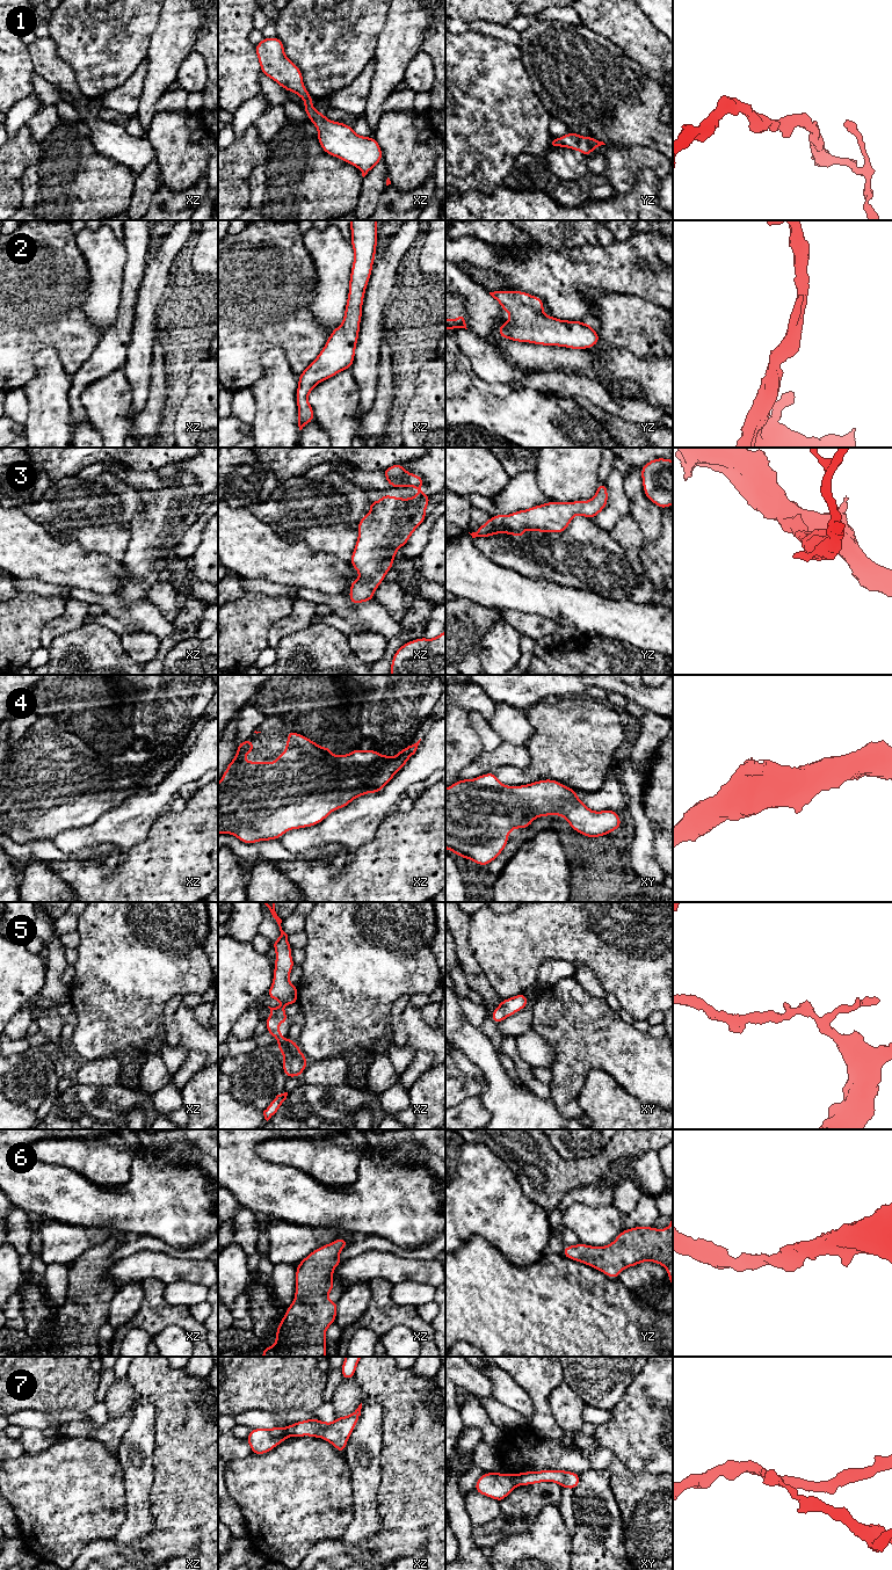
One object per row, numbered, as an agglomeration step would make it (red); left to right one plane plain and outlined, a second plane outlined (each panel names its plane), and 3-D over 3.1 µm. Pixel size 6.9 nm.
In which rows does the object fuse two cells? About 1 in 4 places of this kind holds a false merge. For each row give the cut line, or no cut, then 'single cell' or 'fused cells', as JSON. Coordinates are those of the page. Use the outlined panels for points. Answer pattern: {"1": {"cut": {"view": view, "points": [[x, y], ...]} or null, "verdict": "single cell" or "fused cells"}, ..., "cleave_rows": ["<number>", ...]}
{"1": {"cut": null, "verdict": "single cell"}, "2": {"cut": null, "verdict": "single cell"}, "3": {"cut": null, "verdict": "single cell"}, "4": {"cut": null, "verdict": "single cell"}, "5": {"cut": null, "verdict": "single cell"}, "6": {"cut": null, "verdict": "single cell"}, "7": {"cut": {"view": "xy", "points": [[512, 1475], [516, 1485]]}, "verdict": "fused cells"}, "cleave_rows": ["7"]}

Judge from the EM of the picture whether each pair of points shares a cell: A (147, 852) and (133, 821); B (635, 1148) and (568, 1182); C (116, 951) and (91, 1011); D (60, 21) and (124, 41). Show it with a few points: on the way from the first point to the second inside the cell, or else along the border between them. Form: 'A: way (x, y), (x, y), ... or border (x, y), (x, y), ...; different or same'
A: border (158, 818), (147, 836), (125, 851); different
B: way (618, 1148), (592, 1171), (585, 1172); same
C: way (116, 966), (116, 986), (106, 996); same
D: way (77, 24), (85, 26), (98, 38), (108, 41); same

